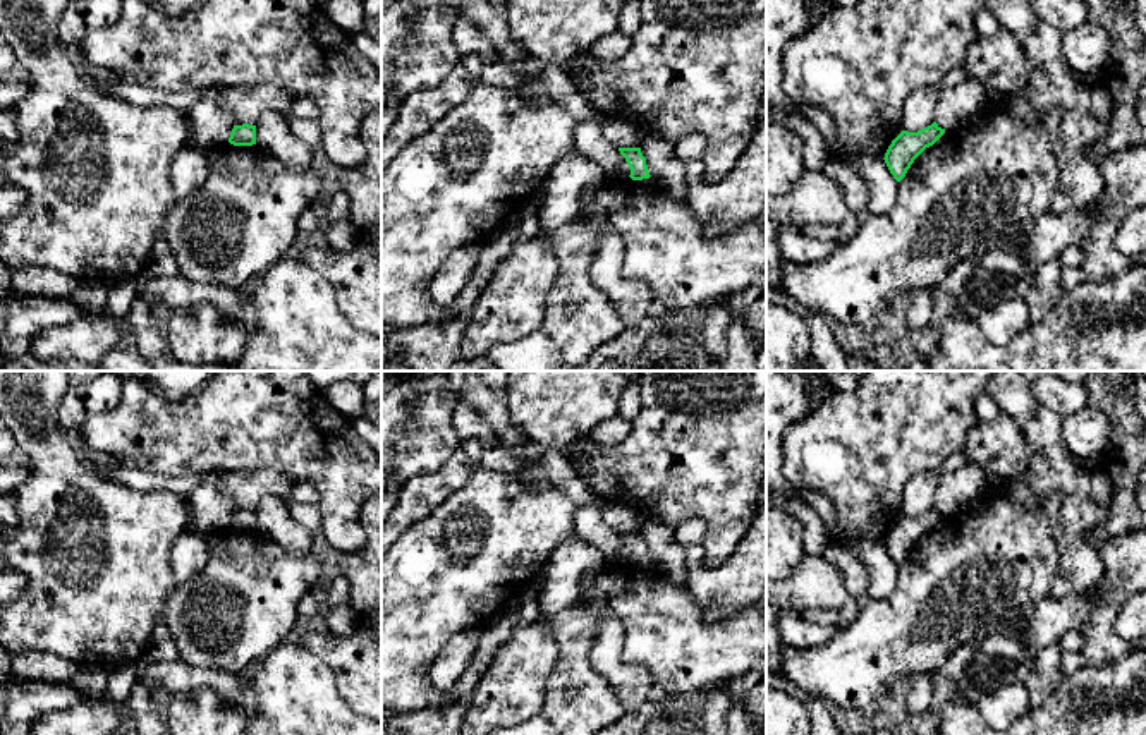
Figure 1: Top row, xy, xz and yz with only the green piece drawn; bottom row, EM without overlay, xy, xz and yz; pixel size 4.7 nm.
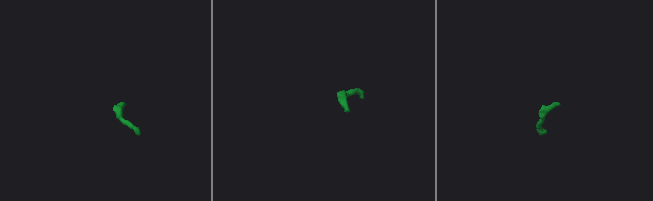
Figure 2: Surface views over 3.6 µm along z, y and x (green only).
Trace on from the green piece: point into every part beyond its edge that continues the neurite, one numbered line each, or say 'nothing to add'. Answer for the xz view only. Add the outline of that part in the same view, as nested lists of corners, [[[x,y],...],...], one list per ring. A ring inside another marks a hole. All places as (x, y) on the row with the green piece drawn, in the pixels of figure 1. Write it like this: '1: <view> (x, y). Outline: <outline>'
1: xz (648, 186). Outline: [[[651,177],[643,179],[643,180],[636,180],[636,187],[648,192],[648,194],[656,194],[658,192],[658,187],[656,187],[656,184]]]

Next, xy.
nothing to add

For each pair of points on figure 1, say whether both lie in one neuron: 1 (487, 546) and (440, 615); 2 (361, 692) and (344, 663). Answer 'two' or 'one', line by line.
1: one
2: one

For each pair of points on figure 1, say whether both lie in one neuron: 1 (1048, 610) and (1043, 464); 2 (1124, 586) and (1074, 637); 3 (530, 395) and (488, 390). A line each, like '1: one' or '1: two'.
1: two
2: two
3: two

